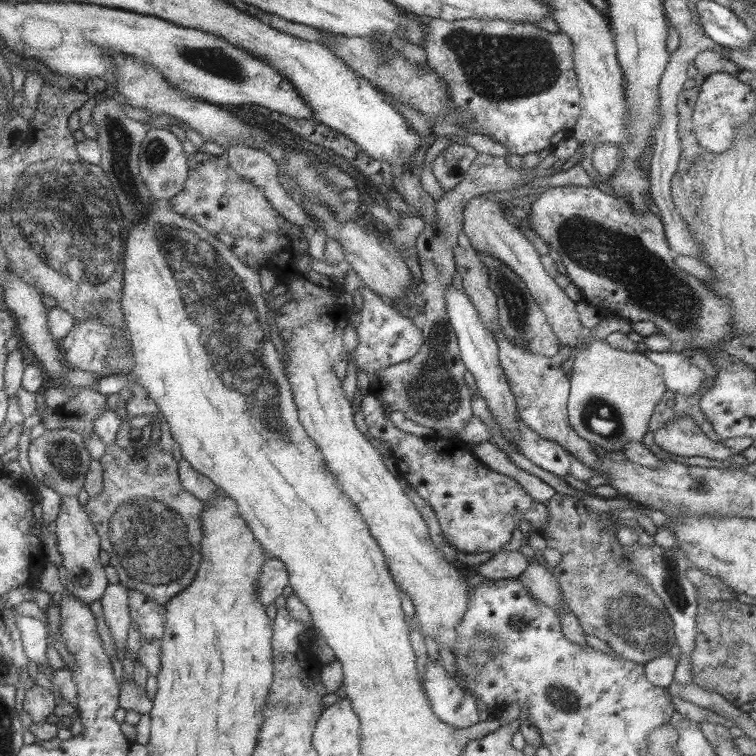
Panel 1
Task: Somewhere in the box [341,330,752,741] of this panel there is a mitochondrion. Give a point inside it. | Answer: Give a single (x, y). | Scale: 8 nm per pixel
(629, 619)

